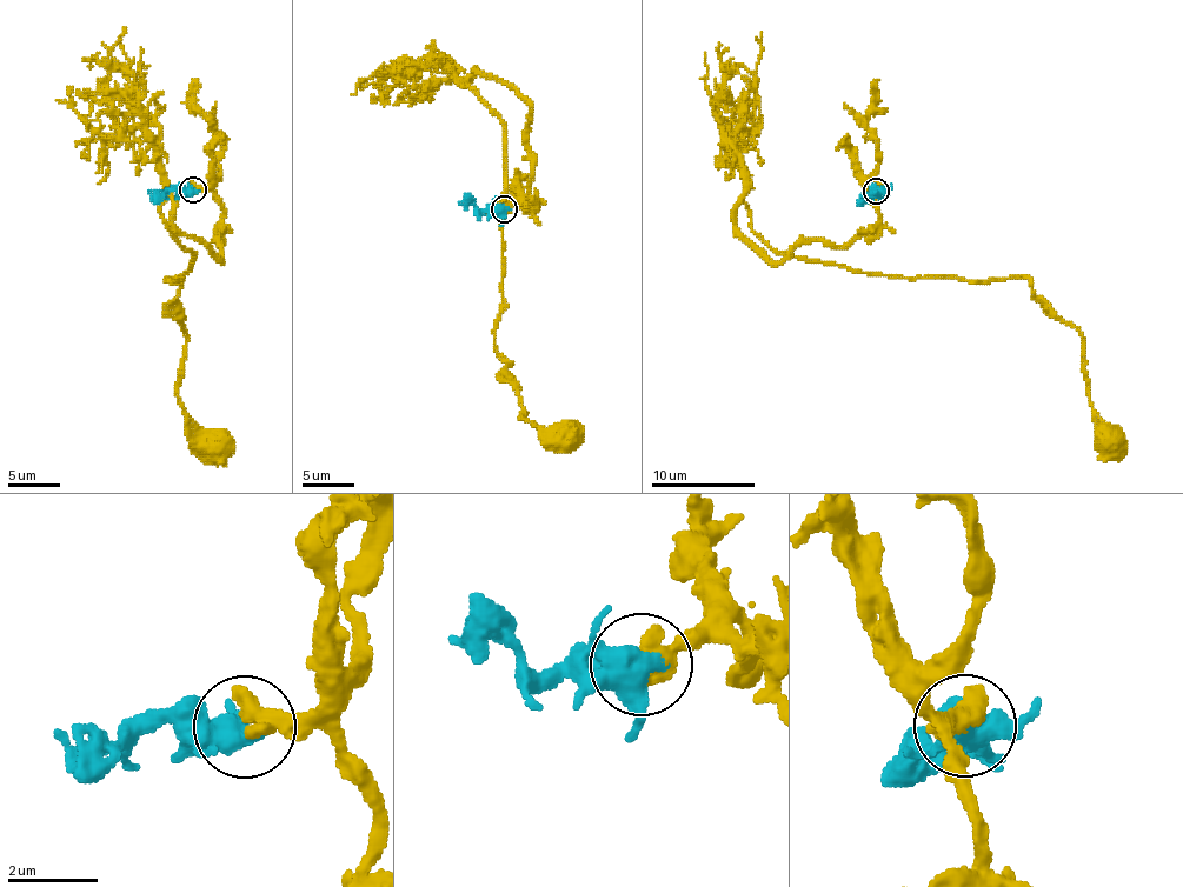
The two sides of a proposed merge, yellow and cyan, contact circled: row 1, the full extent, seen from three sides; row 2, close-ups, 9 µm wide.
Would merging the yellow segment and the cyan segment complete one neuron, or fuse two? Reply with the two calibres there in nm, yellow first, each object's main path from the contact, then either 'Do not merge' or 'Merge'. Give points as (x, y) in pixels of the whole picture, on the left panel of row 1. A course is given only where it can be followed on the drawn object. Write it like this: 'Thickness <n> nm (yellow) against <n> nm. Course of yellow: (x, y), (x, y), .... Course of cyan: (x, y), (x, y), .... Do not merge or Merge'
Thickness 550 nm (yellow) against 550 nm. Course of yellow: (192, 191), (223, 219), (220, 259), (166, 199), (193, 254), (165, 279), (186, 335), (178, 402), (212, 445). Course of cyan: (192, 191), (166, 191), (153, 195), (148, 191). Merge

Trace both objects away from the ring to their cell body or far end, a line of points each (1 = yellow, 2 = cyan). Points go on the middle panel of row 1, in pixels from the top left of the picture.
1: (503, 207), (537, 209), (530, 109), (474, 71), (463, 85), (503, 125), (494, 351), (523, 419), (562, 437)
2: (503, 209), (477, 209), (459, 201)

